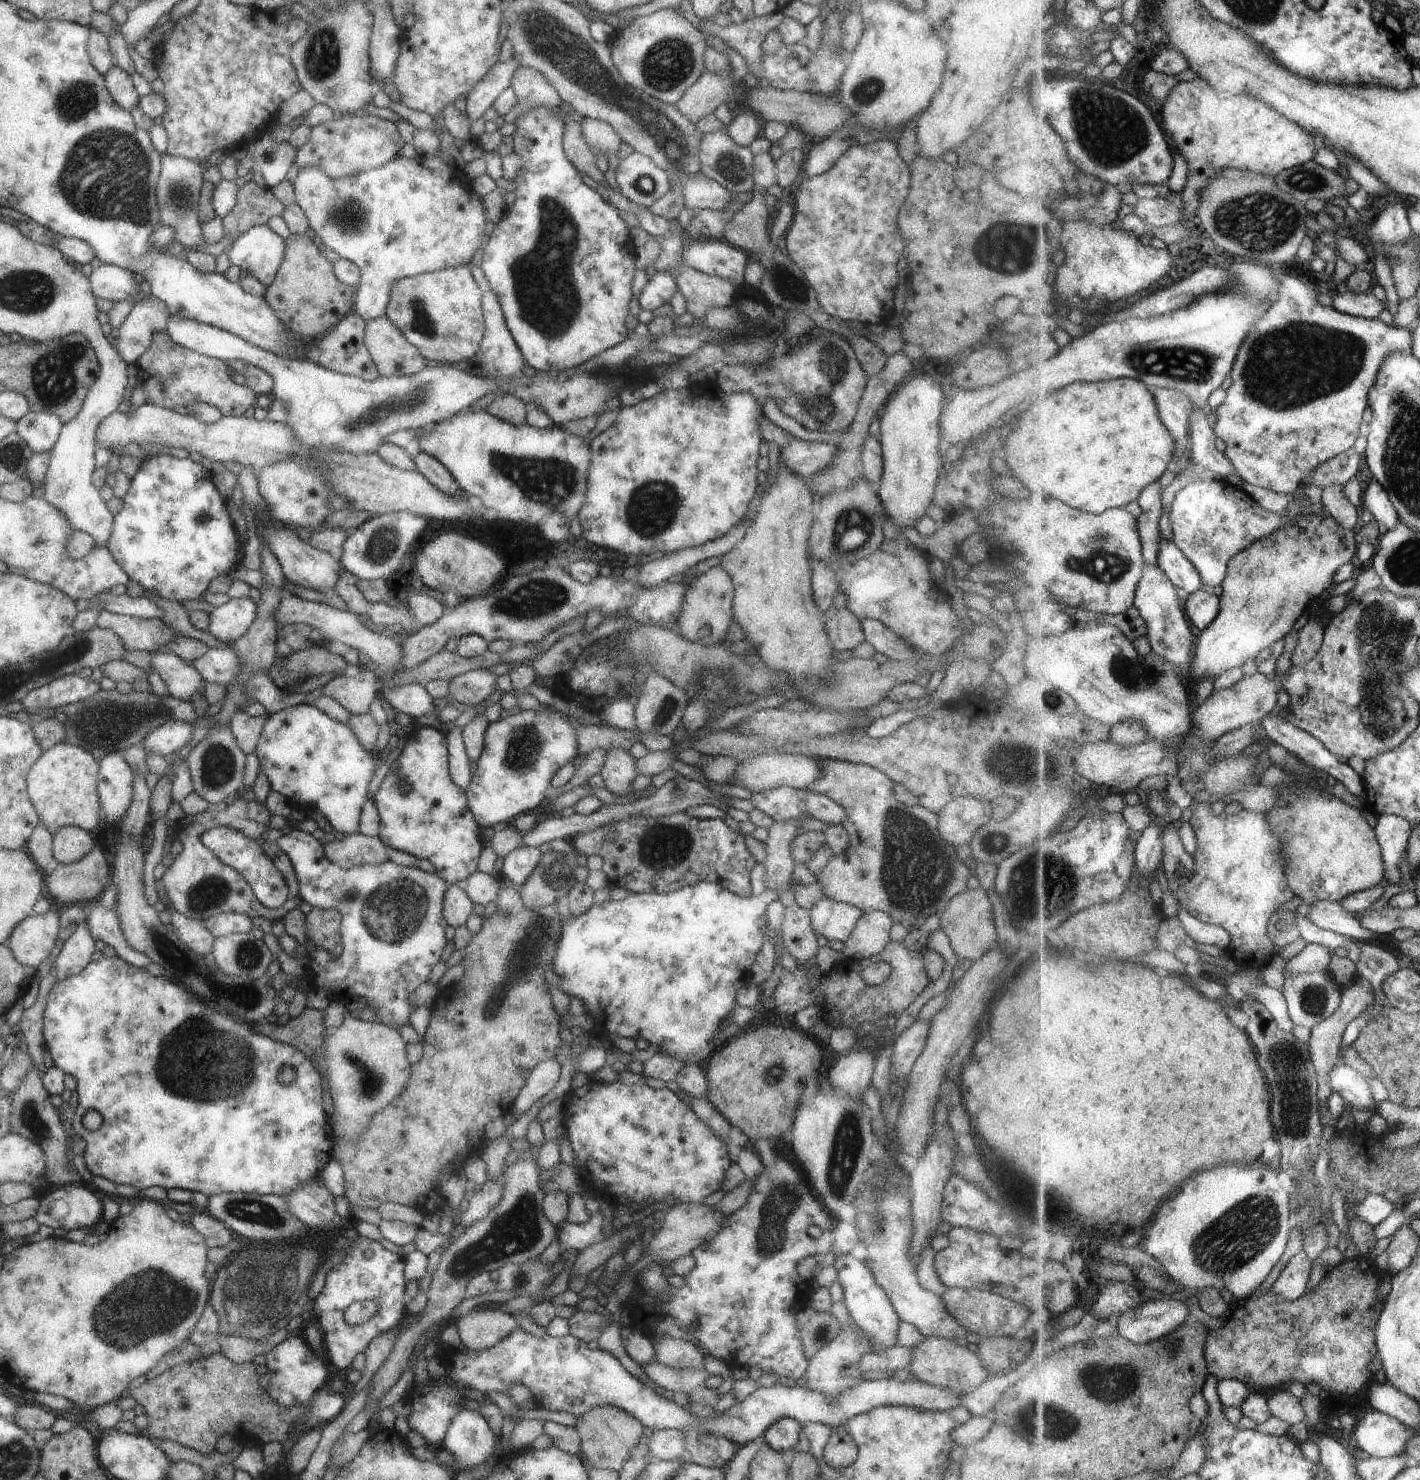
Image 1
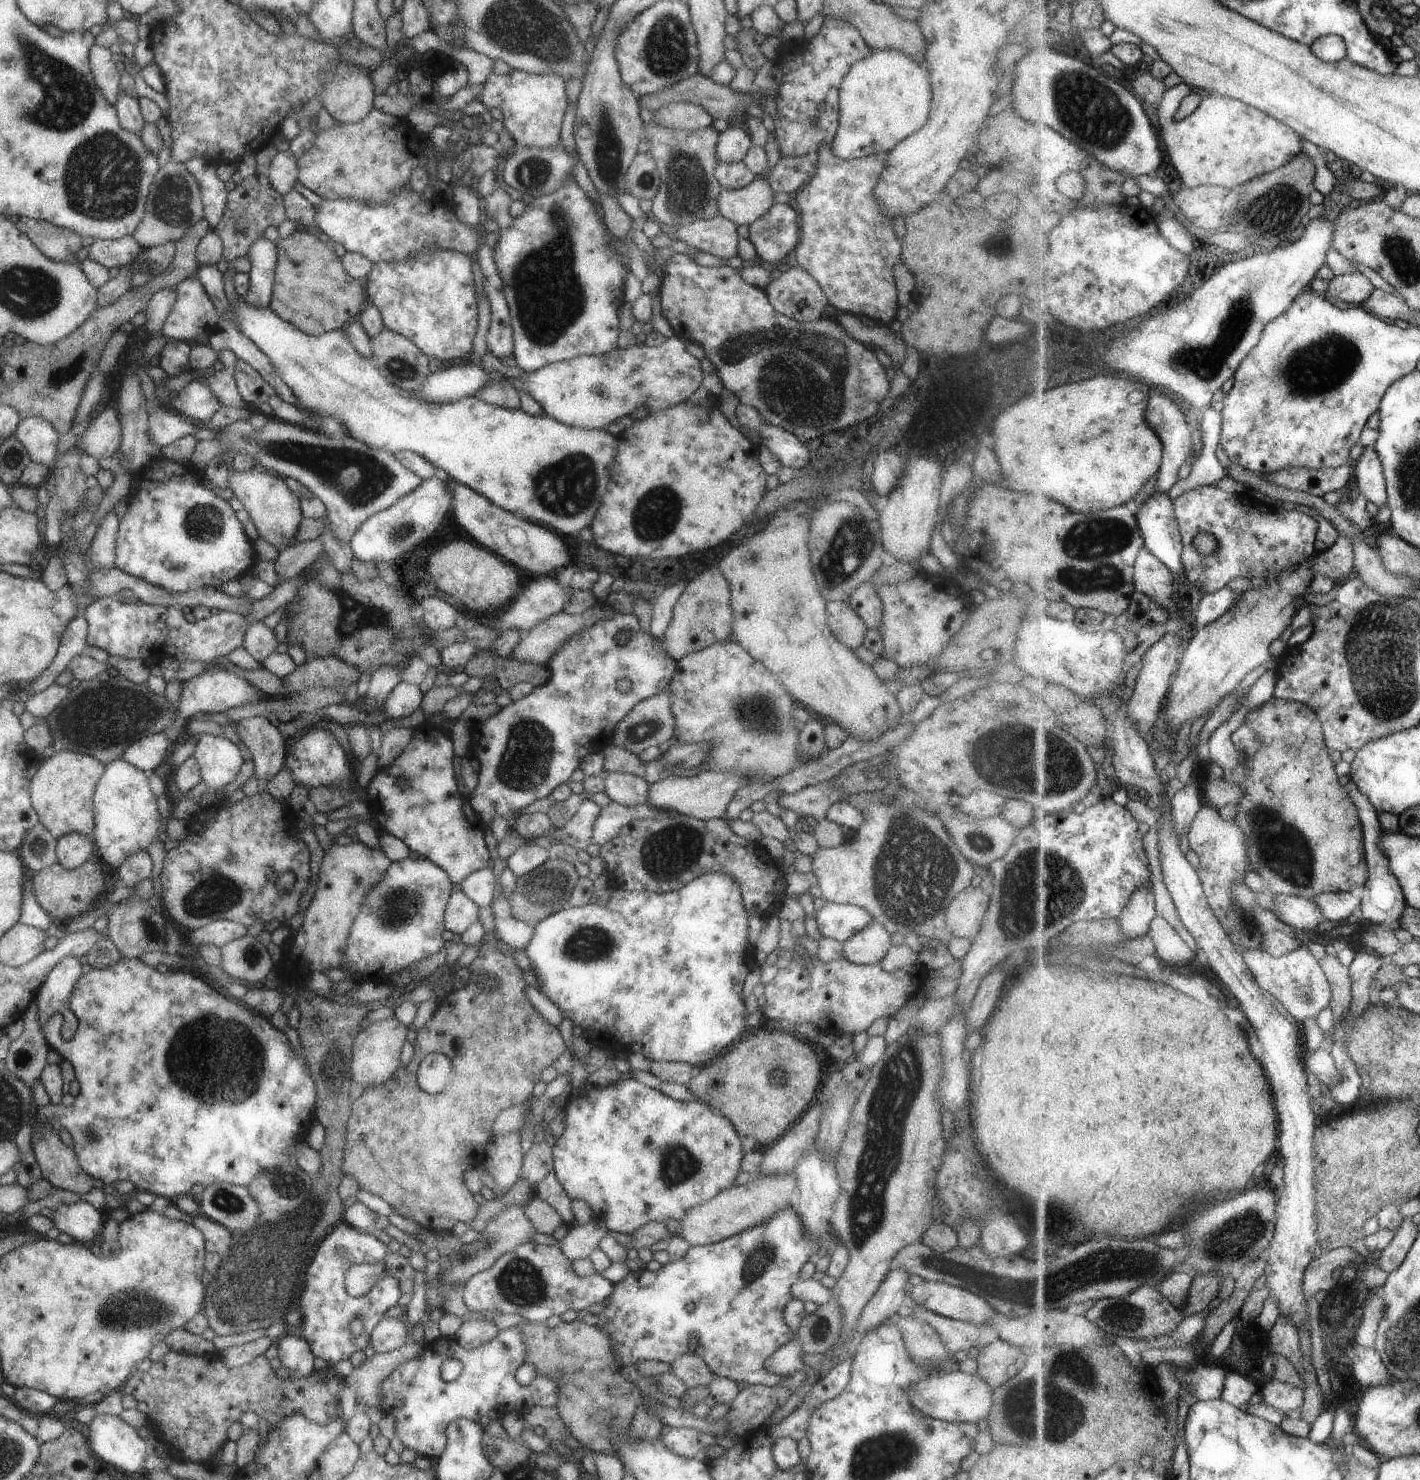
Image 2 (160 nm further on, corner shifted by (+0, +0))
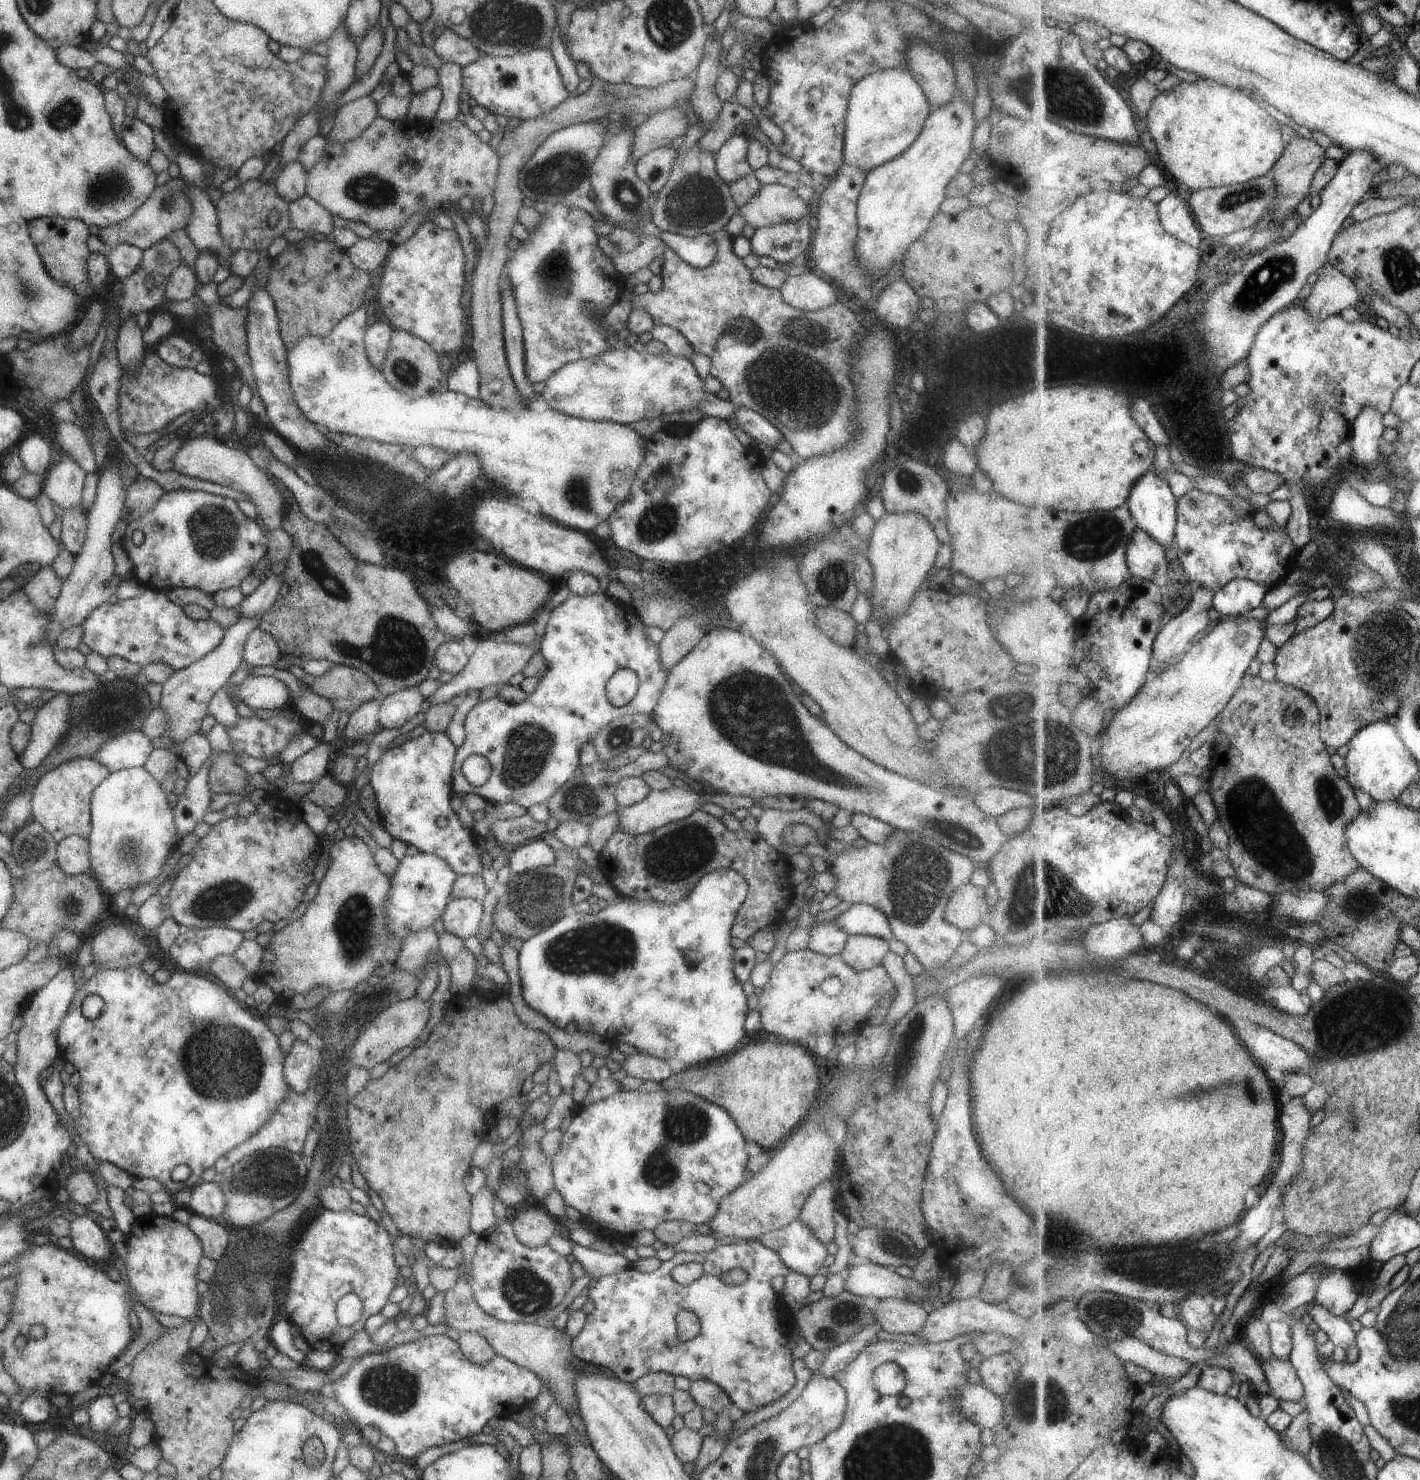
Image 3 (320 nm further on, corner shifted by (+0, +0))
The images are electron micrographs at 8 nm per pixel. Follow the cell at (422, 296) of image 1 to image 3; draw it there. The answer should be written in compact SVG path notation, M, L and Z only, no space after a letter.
M428 217L384 259L379 284L369 295L379 302L388 324L425 341L439 356L460 354L463 334L469 330L469 318L459 306L466 283L463 250L455 229L443 229Z

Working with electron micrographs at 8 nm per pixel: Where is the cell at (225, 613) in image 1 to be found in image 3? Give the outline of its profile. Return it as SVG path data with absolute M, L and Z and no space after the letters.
M146 588L138 597L110 604L105 601L96 606L80 622L80 642L90 651L107 658L118 656L138 665L161 663L173 671L182 669L211 652L224 635L215 621L196 621L187 618L182 608L171 603L164 591Z

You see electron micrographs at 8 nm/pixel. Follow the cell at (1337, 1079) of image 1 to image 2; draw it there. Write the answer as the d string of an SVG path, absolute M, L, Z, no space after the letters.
M1325 1045L1319 1046L1314 1052L1305 1053L1305 1066L1308 1072L1313 1073L1327 1087L1339 1086L1339 1082L1347 1078L1343 1072L1339 1072L1331 1049L1326 1048Z

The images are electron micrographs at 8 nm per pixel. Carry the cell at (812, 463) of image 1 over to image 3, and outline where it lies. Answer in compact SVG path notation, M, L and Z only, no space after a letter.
M737 407L731 413L729 420L739 430L744 430L745 434L752 440L762 442L764 445L771 446L771 448L774 448L781 438L781 433L754 410Z

